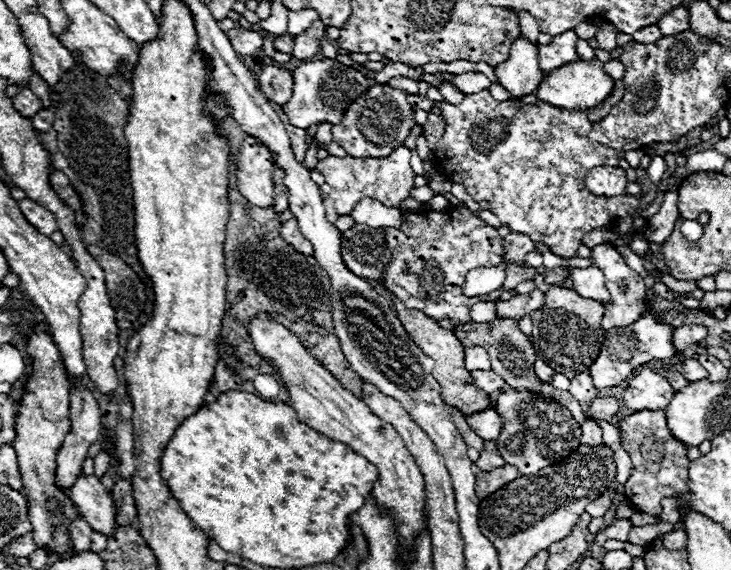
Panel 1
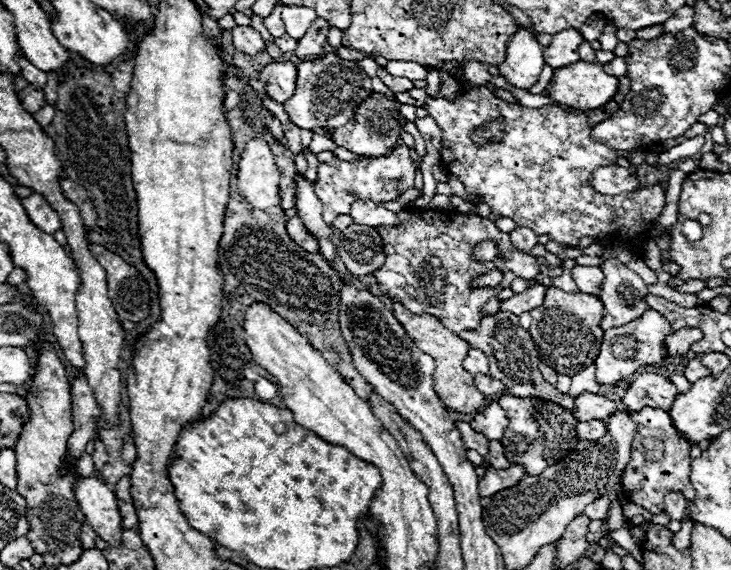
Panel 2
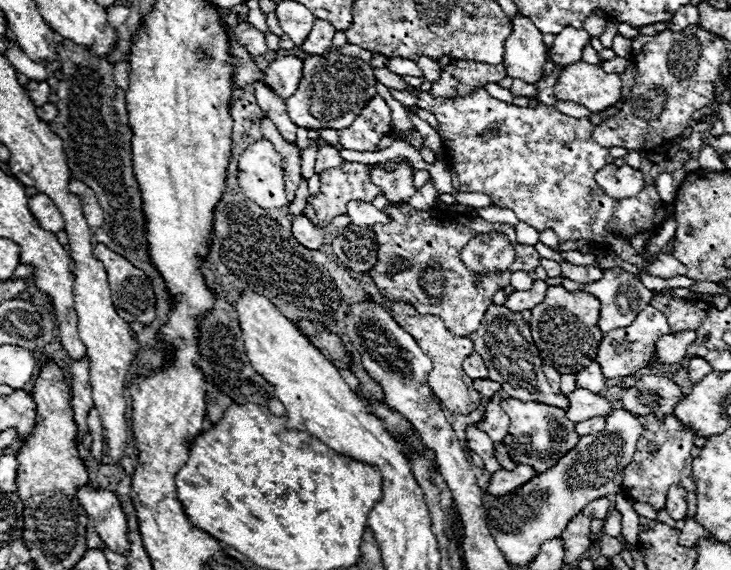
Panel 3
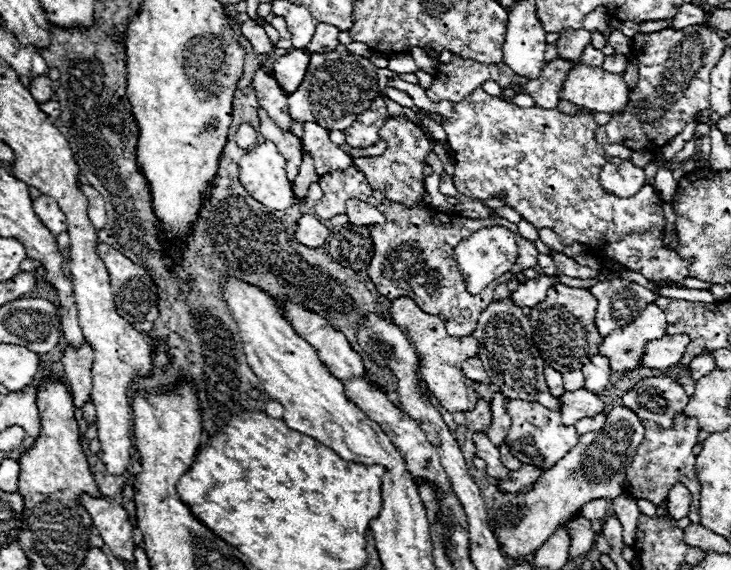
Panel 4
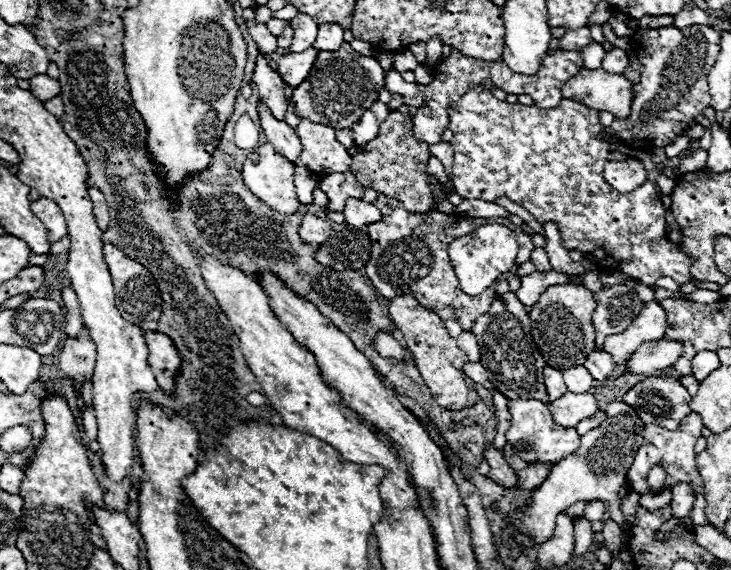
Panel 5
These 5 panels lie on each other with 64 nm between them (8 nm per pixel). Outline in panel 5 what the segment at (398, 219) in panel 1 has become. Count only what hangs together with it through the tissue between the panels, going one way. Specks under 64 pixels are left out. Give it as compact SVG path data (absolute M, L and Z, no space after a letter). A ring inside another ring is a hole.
M346 200L346 208L342 214L344 214L344 220L354 228L362 228L382 220L382 214L378 212L378 208L364 200Z

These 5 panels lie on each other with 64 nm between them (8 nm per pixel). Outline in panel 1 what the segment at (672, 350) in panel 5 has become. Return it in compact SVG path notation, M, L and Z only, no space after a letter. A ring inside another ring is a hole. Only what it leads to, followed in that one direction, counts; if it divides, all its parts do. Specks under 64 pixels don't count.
M682 326L676 328L672 334L672 342L678 352L683 352L691 344L698 344L700 340L704 340L706 336L706 328L704 326Z

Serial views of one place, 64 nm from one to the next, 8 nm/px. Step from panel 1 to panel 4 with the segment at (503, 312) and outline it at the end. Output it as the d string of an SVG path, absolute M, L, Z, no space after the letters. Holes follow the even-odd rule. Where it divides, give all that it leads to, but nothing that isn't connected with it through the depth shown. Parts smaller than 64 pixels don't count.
M538 274L536 278L530 278L526 280L524 284L520 284L520 288L516 292L512 292L512 300L522 306L522 308L532 308L534 304L542 302L548 288L552 284L558 282L558 276L546 276L546 274Z

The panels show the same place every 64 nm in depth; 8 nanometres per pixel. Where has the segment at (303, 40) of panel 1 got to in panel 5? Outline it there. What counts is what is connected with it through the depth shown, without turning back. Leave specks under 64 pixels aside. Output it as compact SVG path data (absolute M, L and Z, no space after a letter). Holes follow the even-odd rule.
M320 24L318 26L318 38L312 46L318 50L336 52L336 48L340 48L344 42L342 36L344 36L344 28L340 28L340 24Z

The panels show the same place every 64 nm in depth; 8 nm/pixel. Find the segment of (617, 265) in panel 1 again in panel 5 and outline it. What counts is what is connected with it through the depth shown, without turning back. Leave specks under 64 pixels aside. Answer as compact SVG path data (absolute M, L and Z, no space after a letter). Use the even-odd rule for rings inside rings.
M616 284L602 292L596 292L596 312L592 316L596 332L596 350L604 348L604 342L612 334L620 334L642 310L644 302L628 286Z

